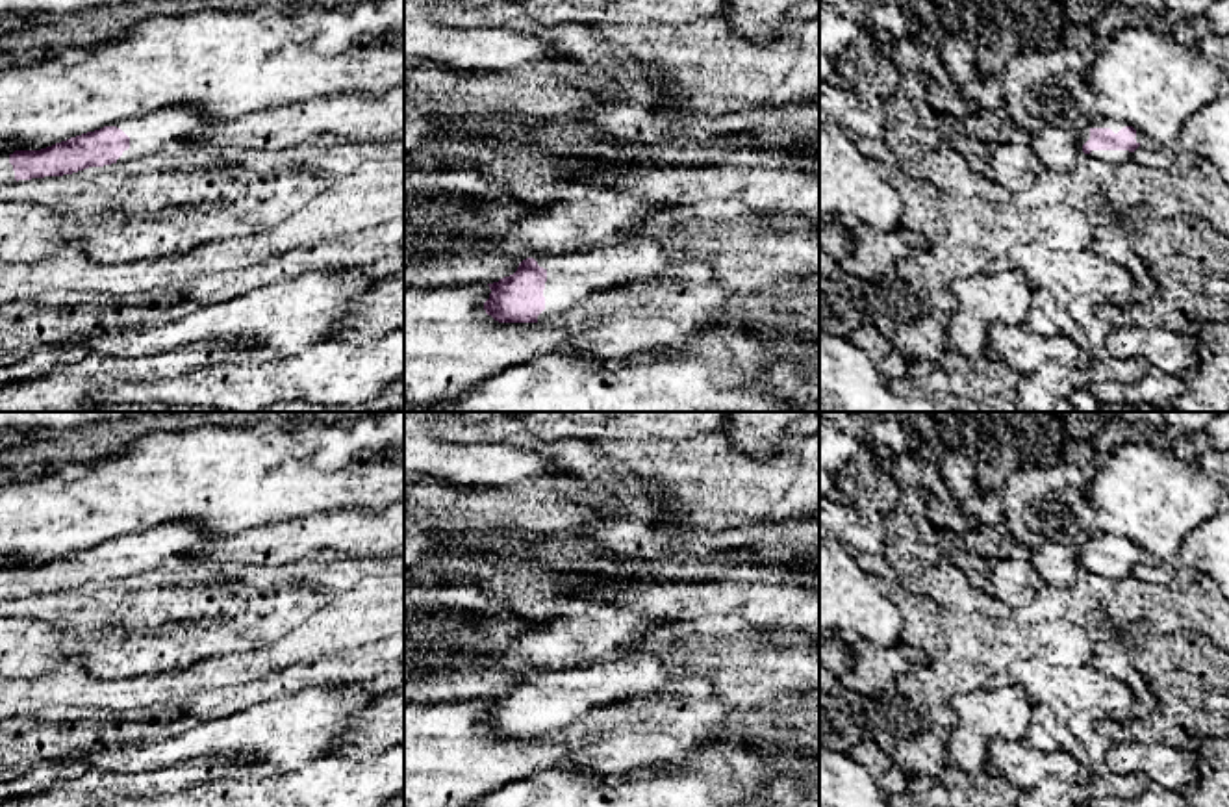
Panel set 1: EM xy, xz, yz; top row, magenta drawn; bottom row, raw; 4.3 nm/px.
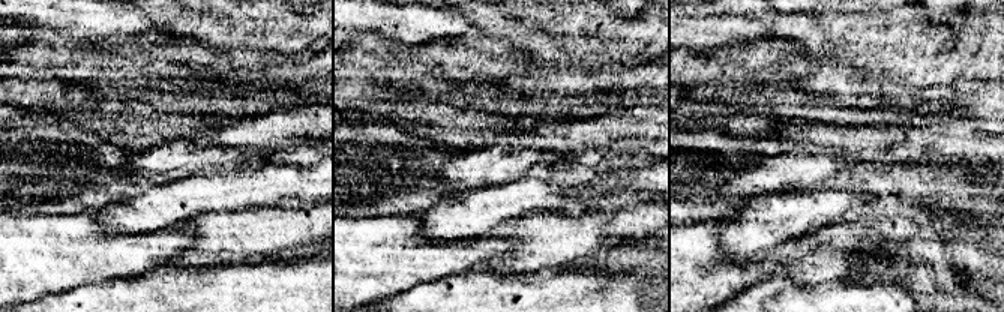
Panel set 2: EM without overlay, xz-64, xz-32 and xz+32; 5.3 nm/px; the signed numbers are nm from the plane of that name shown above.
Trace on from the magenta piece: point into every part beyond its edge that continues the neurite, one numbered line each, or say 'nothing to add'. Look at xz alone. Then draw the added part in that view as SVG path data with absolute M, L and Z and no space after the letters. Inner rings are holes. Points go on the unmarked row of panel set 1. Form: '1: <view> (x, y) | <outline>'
1: xz (571, 694) | M647 653L532 673L547 686L545 725L538 738L580 724L593 711L675 686L660 660Z

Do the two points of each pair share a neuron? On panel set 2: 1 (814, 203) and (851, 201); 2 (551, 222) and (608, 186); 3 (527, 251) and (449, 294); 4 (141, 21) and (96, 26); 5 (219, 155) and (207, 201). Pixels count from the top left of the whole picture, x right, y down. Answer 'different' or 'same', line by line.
1: same
2: different
3: different
4: same
5: different

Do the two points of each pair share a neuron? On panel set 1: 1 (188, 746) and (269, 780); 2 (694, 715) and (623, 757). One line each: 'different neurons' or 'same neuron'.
1: different neurons
2: same neuron

